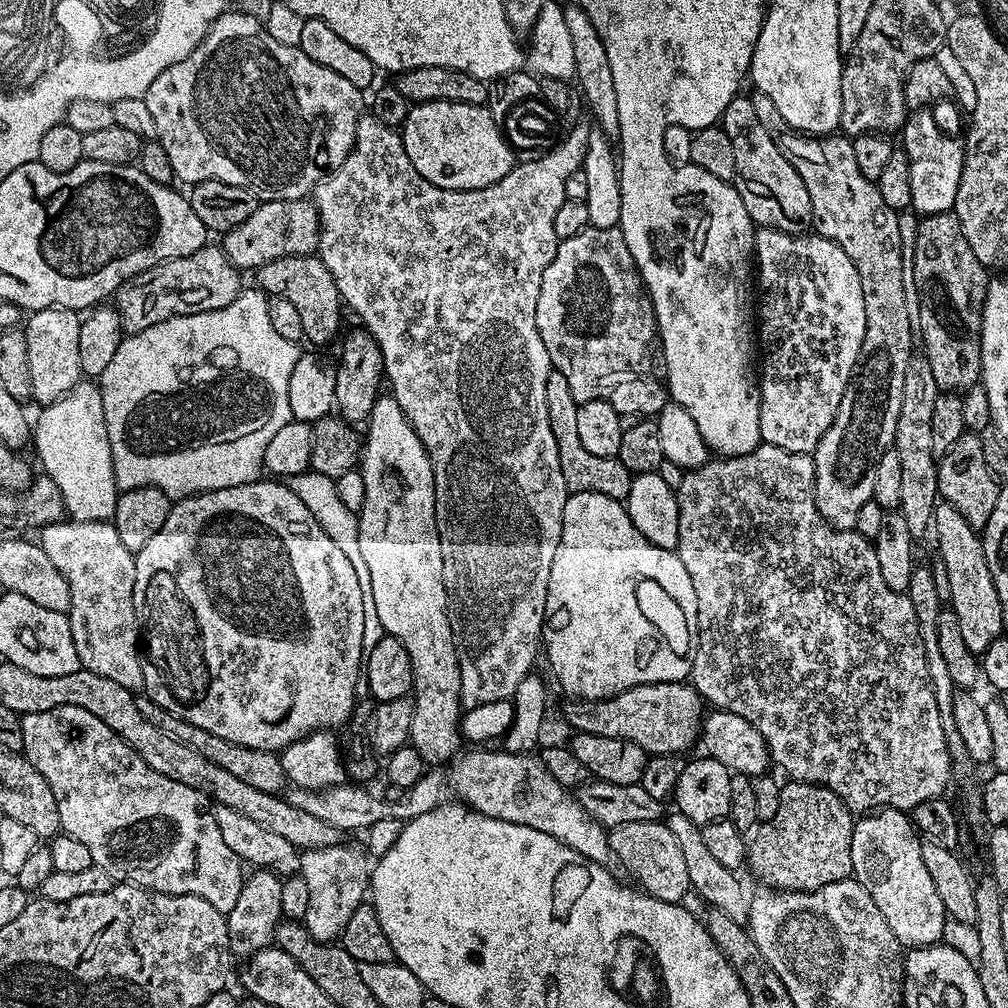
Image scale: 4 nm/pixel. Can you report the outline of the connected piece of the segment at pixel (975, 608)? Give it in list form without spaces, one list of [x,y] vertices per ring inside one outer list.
[[[943,502],[935,505],[934,513],[934,532],[936,530],[936,544],[940,547],[940,560],[944,563],[944,576],[948,579],[948,594],[946,590],[946,596],[950,599],[950,607],[958,614],[958,626],[962,630],[962,638],[966,642],[966,646],[971,652],[977,654],[983,654],[985,650],[989,648],[995,640],[1001,639],[1002,633],[1005,631],[1006,626],[1002,622],[1002,602],[998,602],[998,590],[994,590],[994,578],[990,578],[990,566],[986,566],[986,554],[984,553],[984,541],[981,533],[977,529],[970,526],[970,522],[966,522],[966,518],[962,518],[962,514],[958,514],[958,510],[953,504],[945,504]]]

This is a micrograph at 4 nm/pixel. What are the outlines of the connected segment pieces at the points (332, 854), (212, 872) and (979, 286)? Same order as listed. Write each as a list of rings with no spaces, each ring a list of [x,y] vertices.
[[[345,846],[334,848],[315,848],[303,853],[300,857],[299,875],[303,876],[310,894],[310,906],[306,906],[306,914],[302,921],[313,940],[319,942],[336,942],[344,935],[344,927],[350,922],[350,916],[358,906],[365,903],[366,893],[370,888],[370,860],[363,851],[356,851]]]
[[[63,704],[54,710],[25,712],[21,715],[20,725],[24,735],[23,755],[32,763],[34,770],[38,770],[38,774],[42,774],[42,778],[46,778],[46,782],[50,782],[50,790],[54,790],[54,802],[58,802],[58,816],[63,835],[78,838],[78,842],[82,842],[82,846],[86,846],[86,850],[90,850],[90,858],[95,867],[106,870],[106,874],[110,874],[113,882],[137,884],[138,887],[149,888],[152,892],[206,898],[206,902],[210,902],[210,906],[214,906],[214,910],[225,914],[234,910],[234,902],[238,902],[238,894],[242,894],[246,872],[243,872],[245,869],[242,867],[242,861],[234,854],[234,850],[230,850],[230,846],[226,846],[226,841],[222,838],[222,830],[218,830],[218,822],[213,818],[211,811],[203,812],[200,809],[202,794],[197,788],[186,786],[174,778],[166,778],[166,774],[158,774],[158,770],[154,770],[154,766],[147,764],[125,740],[118,738],[118,734],[114,734],[114,730],[110,726],[106,726],[106,722],[102,722],[102,718],[94,718],[94,714],[90,714],[90,710],[82,710],[82,706]]]
[[[955,211],[928,216],[919,222],[914,288],[920,291],[918,332],[924,335],[923,355],[930,362],[930,374],[934,374],[941,393],[963,394],[980,384],[980,315],[990,276],[974,258]]]

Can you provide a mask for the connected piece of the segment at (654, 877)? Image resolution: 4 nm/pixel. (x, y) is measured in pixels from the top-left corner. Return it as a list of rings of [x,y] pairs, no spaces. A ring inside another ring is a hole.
[[[647,820],[646,822],[622,822],[618,826],[614,826],[613,828],[607,829],[607,833],[609,853],[611,853],[611,855],[614,857],[614,860],[616,856],[617,862],[620,863],[621,866],[624,867],[625,870],[628,871],[629,874],[637,880],[637,882],[635,881],[635,883],[639,885],[639,887],[643,889],[643,891],[647,893],[647,895],[654,896],[661,901],[666,900],[671,904],[681,903],[681,901],[685,899],[683,896],[686,894],[689,895],[690,889],[692,887],[692,883],[690,882],[690,874],[686,874],[686,861],[682,859],[682,850],[678,846],[678,842],[675,840],[674,834],[670,834],[670,830],[668,829],[667,823],[661,822],[660,820]]]

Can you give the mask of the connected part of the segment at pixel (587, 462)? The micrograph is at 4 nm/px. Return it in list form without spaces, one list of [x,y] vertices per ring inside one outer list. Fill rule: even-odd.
[[[553,370],[546,378],[546,414],[550,414],[550,430],[554,430],[554,442],[558,442],[558,462],[562,462],[562,478],[566,478],[569,493],[593,492],[606,494],[606,498],[627,501],[632,485],[633,473],[629,472],[617,457],[598,458],[590,454],[578,438],[578,410],[574,394],[570,394],[570,385],[565,376]]]

